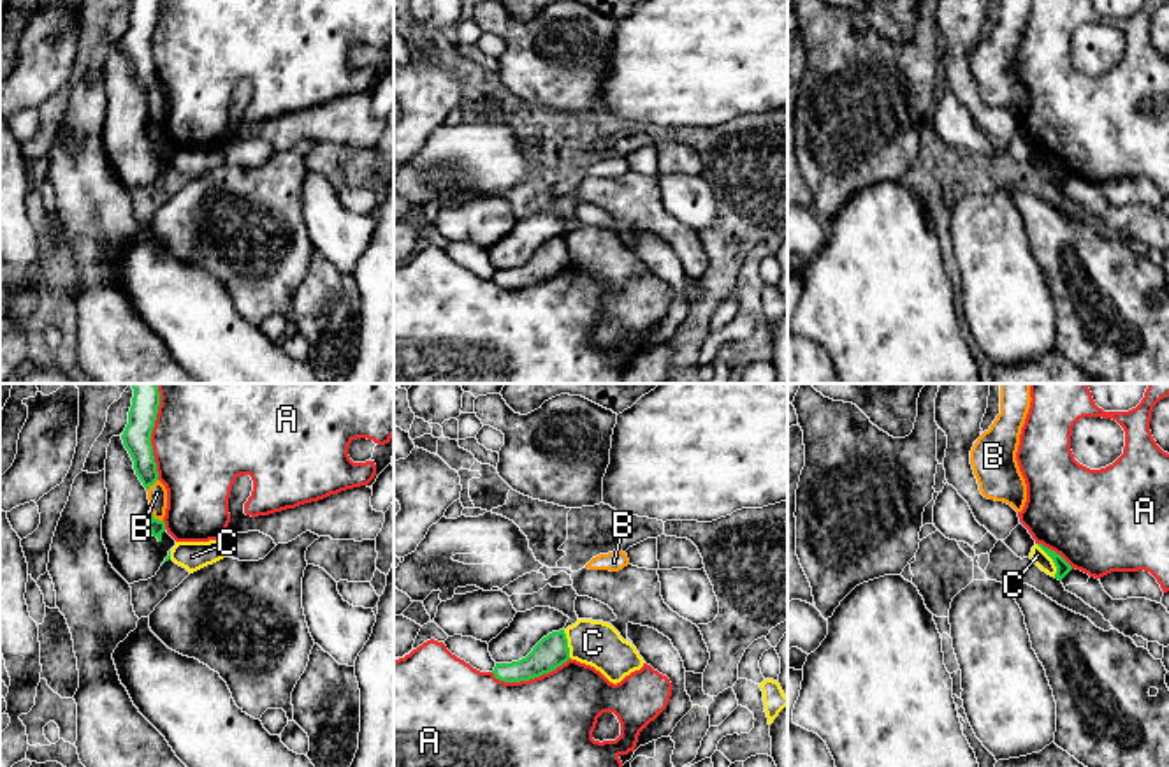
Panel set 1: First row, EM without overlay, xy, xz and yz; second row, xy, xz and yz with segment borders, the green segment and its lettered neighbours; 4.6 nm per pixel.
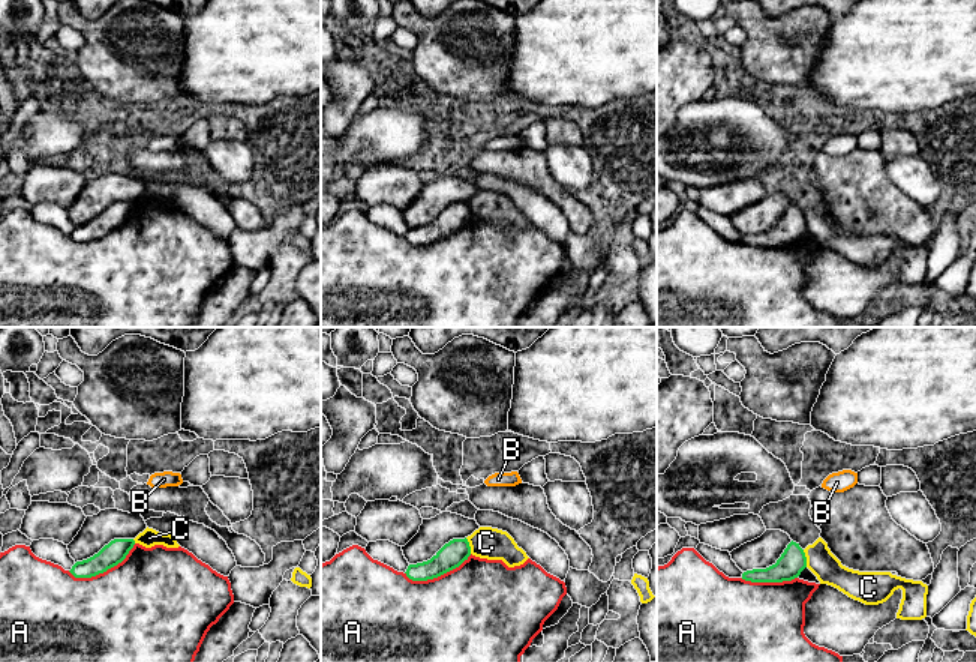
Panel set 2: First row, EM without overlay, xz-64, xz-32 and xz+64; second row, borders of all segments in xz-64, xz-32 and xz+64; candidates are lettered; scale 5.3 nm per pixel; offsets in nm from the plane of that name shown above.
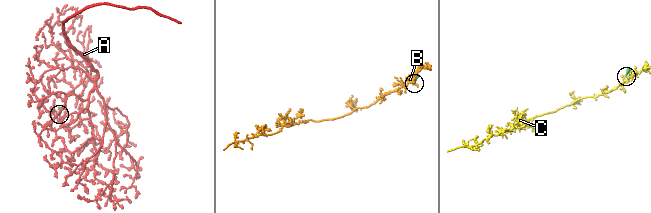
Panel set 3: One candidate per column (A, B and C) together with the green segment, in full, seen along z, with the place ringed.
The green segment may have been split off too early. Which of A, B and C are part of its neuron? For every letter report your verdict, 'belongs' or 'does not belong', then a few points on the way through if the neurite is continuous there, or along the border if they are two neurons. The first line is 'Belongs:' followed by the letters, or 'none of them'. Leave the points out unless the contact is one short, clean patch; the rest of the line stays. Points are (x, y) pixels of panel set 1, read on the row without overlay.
Belongs: none of them
A: does not belong
B: does not belong
C: does not belong; border along yz (1036, 150), (1052, 166), (1055, 182)

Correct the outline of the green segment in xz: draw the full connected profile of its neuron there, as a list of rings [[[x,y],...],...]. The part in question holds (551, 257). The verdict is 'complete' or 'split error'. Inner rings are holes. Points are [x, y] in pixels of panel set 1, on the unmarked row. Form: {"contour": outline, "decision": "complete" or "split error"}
{"contour": [[[564,236],[543,243],[533,257],[512,269],[496,269],[492,280],[505,289],[520,289],[548,280],[570,266],[570,253]]], "decision": "complete"}

